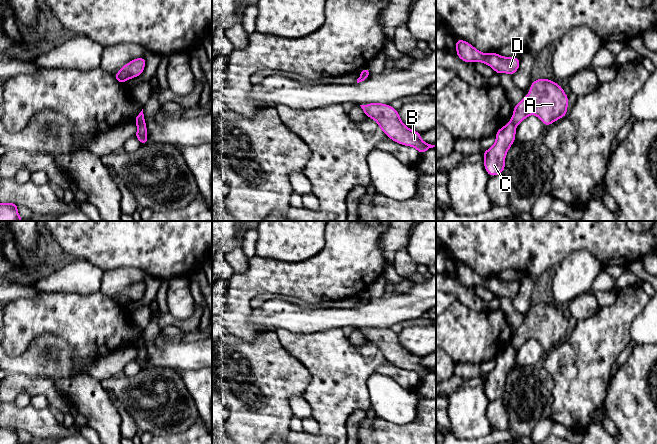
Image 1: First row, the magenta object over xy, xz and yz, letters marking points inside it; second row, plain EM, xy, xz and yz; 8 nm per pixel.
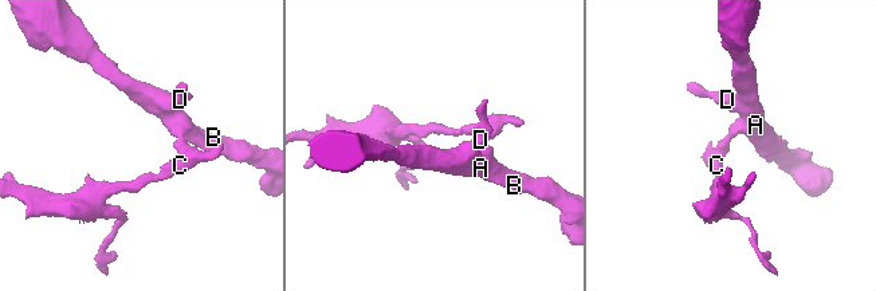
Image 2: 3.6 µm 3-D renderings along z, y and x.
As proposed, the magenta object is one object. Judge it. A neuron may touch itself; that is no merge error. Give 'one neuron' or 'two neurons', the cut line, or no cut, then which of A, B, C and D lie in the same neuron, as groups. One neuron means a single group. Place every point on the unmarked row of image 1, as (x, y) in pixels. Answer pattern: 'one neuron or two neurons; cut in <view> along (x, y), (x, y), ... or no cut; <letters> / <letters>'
two neurons; cut in xy along (144, 345), (137, 348); A B D / C

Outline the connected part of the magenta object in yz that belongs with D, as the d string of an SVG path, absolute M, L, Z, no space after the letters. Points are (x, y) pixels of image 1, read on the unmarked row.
M461 263L456 264L456 276L457 280L466 287L480 285L492 291L498 298L508 297L513 300L520 289L518 281L503 281L498 277L485 278Z

